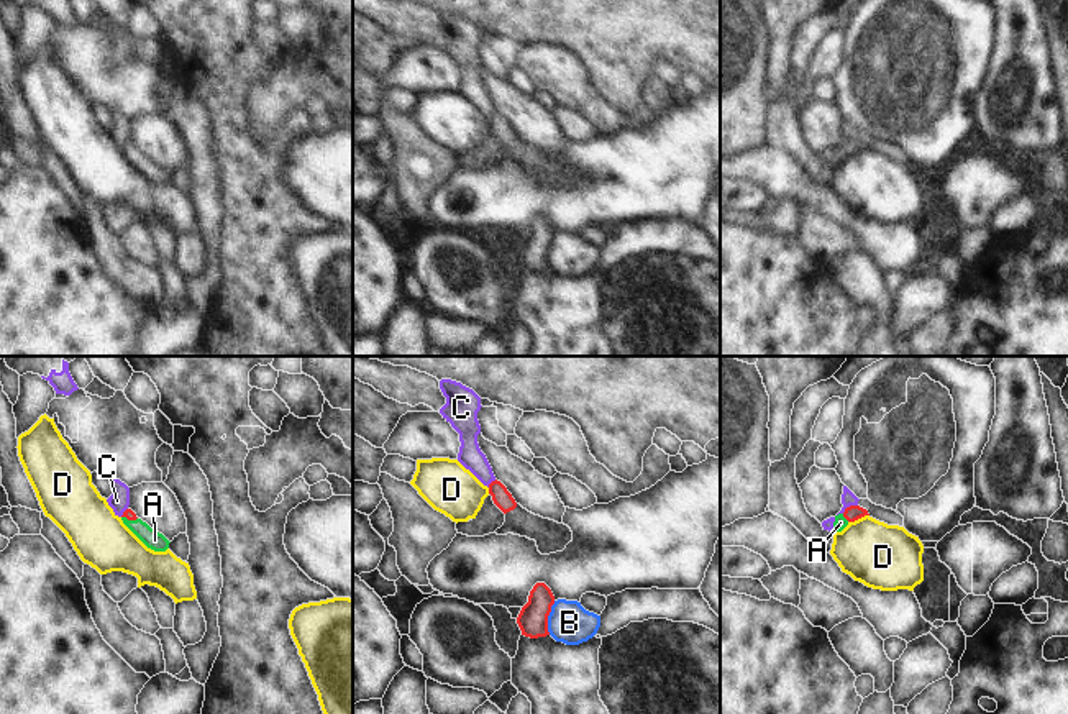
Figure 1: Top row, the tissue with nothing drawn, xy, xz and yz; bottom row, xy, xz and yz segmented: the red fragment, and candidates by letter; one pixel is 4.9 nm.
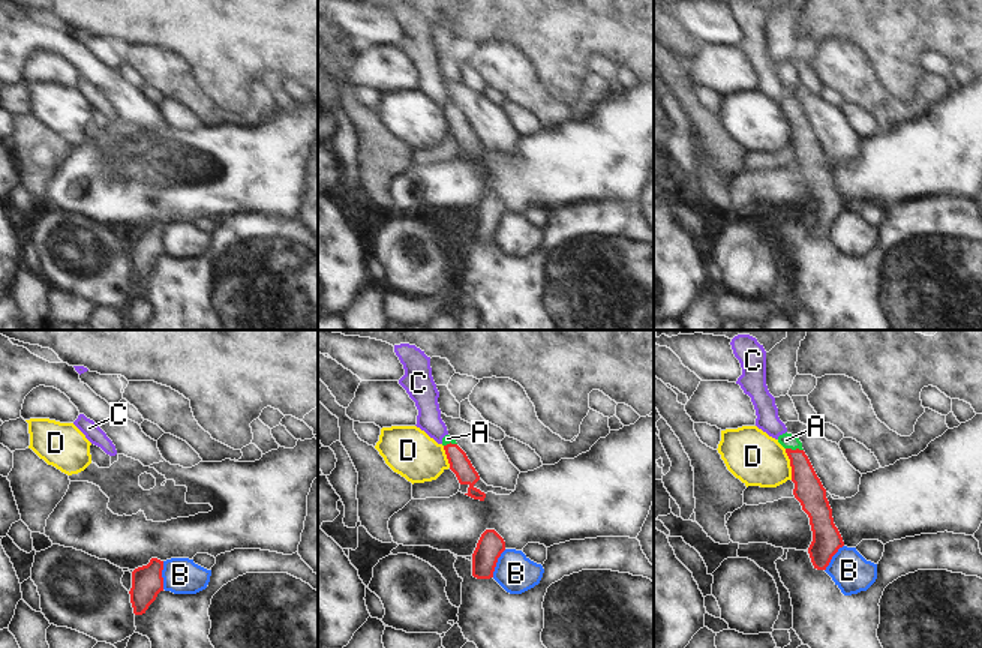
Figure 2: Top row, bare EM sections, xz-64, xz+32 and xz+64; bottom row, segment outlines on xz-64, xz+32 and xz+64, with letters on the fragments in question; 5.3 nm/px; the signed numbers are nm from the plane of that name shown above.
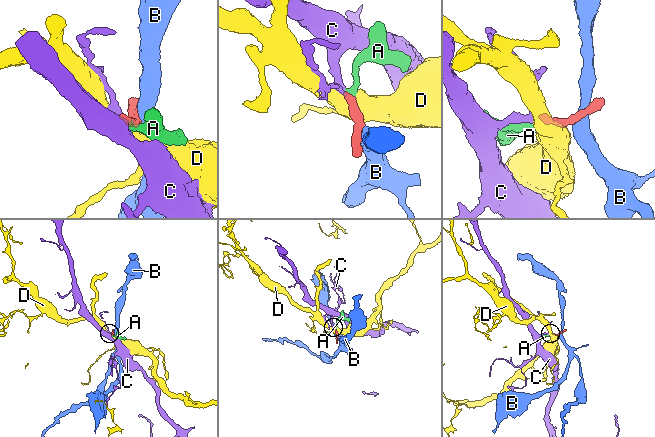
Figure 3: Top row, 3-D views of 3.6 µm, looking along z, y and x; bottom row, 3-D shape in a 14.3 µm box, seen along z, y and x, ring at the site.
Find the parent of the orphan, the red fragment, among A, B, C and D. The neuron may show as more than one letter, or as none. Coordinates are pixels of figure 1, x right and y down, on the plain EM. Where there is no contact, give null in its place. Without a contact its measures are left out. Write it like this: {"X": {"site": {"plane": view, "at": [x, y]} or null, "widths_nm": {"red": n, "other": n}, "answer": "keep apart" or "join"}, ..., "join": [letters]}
{"A": {"site": {"plane": "yz", "at": [845, 150]}, "widths_nm": {"red": 80, "other": 70}, "answer": "join"}, "B": {"site": {"plane": "xz", "at": [547, 250]}, "widths_nm": {"red": 140, "other": 200}, "answer": "keep apart"}, "C": {"site": {"plane": "yz", "at": [850, 138]}, "widths_nm": {"red": 80, "other": 70}, "answer": "keep apart"}, "D": {"site": {"plane": "yz", "at": [858, 150]}, "widths_nm": {"red": 80, "other": 320}, "answer": "keep apart"}, "join": ["A"]}

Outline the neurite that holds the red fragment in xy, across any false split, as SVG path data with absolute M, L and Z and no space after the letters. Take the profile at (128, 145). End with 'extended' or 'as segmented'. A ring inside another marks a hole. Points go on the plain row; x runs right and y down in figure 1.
M126 141L121 148L123 156L151 182L166 184L169 181L169 172L151 161L146 154L136 149L131 141Z; extended

